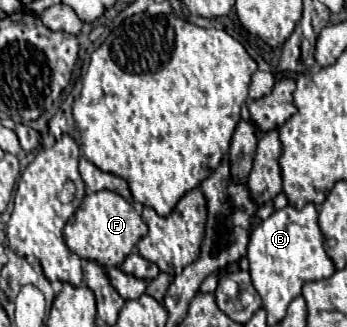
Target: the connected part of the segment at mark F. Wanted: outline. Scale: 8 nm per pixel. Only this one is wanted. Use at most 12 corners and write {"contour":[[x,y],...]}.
{"contour":[[87,193],[65,225],[81,259],[119,267],[147,235],[129,201]]}

